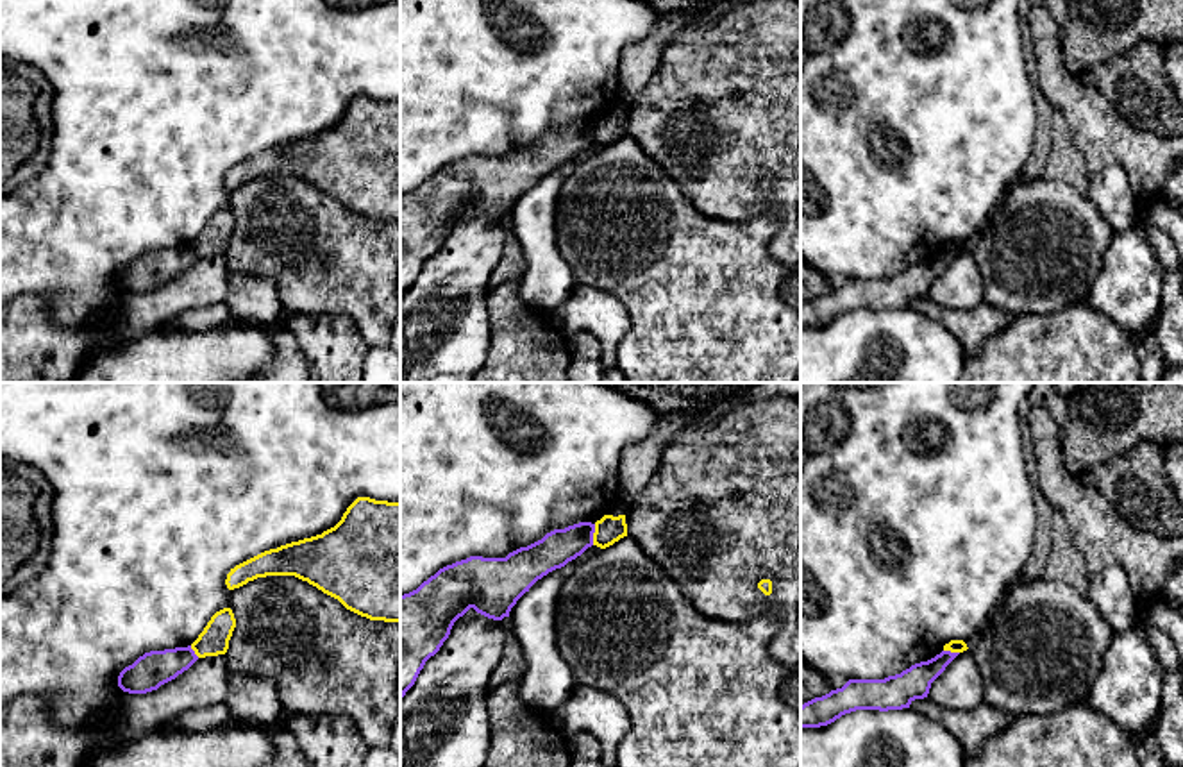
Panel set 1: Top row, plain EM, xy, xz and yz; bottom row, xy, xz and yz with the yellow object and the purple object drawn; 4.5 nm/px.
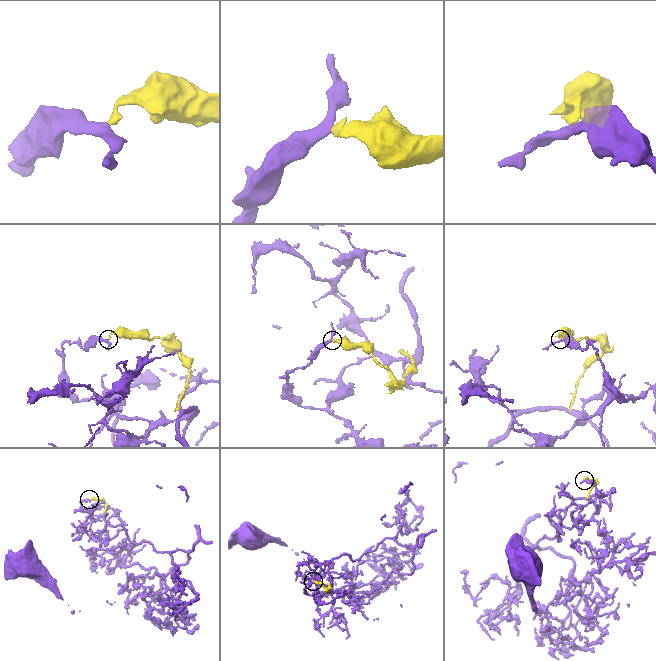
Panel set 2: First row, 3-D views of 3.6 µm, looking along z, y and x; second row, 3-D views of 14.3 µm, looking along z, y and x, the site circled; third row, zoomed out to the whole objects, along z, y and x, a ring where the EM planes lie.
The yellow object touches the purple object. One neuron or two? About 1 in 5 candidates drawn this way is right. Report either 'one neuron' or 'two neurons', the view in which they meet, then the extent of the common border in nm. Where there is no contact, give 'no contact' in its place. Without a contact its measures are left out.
two neurons; contact in xz; length 100 nm

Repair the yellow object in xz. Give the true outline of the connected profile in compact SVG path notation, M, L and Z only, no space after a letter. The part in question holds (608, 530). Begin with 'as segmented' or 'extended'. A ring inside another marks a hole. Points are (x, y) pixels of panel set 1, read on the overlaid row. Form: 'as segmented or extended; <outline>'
as segmented; M604 515L595 522L593 545L606 549L627 536L625 515Z

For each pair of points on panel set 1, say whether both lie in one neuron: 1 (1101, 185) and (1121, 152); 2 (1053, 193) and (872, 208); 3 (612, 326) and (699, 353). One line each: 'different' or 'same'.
1: different
2: different
3: different

